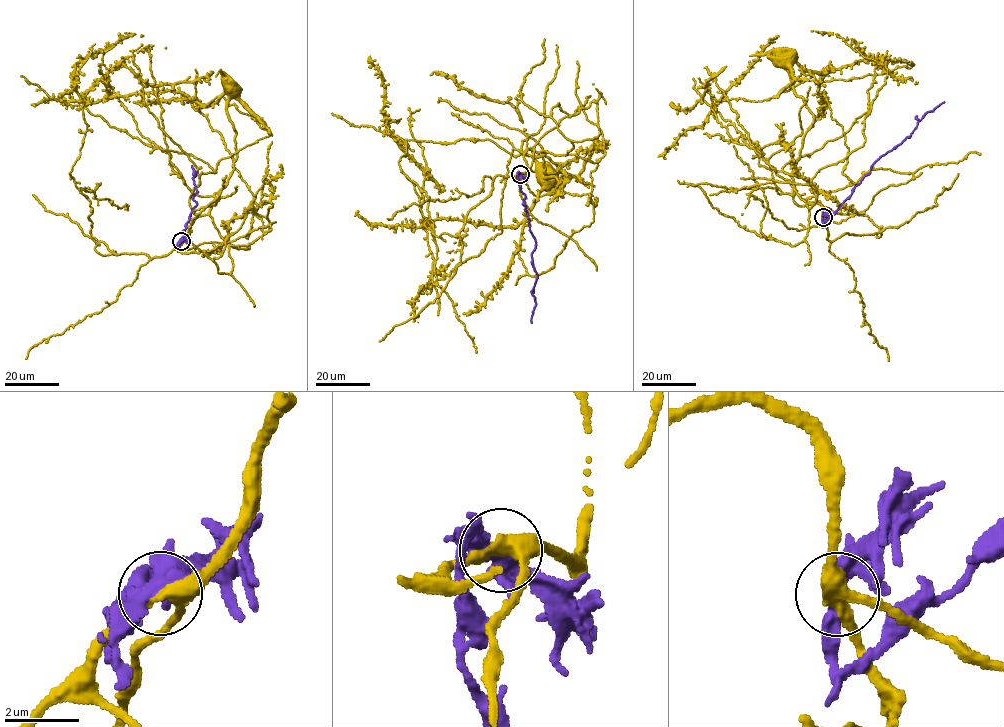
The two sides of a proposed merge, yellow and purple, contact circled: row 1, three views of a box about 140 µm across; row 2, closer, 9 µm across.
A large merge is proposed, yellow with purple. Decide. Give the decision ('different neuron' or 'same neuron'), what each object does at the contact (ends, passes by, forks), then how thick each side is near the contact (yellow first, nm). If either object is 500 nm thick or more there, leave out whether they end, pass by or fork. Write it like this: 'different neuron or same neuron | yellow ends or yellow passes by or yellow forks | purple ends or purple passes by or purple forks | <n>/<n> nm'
different neuron | yellow forks | purple passes by | 340/480 nm

